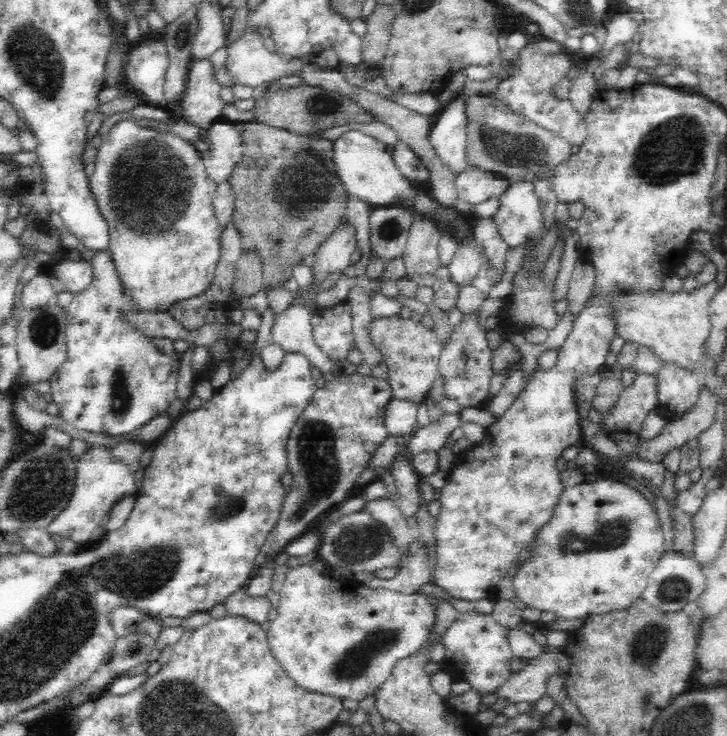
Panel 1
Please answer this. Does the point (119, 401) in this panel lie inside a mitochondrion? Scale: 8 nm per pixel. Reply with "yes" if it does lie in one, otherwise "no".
yes

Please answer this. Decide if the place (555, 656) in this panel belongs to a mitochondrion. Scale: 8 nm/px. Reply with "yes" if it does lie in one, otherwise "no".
no

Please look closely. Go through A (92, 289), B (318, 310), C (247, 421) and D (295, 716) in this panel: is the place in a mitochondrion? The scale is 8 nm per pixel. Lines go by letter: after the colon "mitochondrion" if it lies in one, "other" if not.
A: other
B: other
C: other
D: other

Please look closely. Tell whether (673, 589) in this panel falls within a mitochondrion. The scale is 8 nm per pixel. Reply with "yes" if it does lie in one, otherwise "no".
yes

